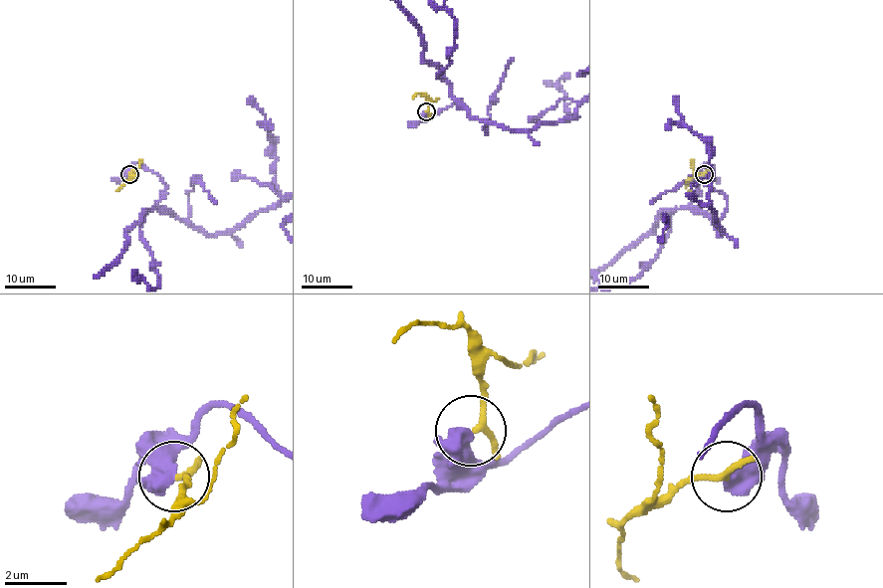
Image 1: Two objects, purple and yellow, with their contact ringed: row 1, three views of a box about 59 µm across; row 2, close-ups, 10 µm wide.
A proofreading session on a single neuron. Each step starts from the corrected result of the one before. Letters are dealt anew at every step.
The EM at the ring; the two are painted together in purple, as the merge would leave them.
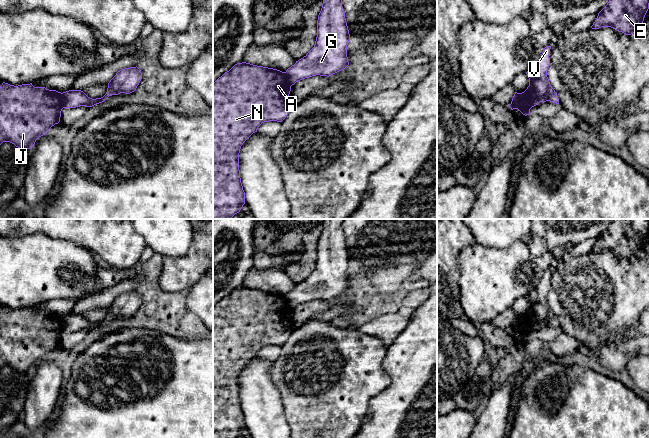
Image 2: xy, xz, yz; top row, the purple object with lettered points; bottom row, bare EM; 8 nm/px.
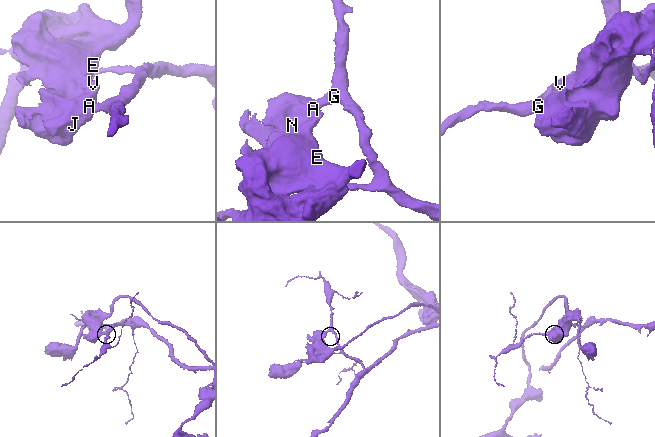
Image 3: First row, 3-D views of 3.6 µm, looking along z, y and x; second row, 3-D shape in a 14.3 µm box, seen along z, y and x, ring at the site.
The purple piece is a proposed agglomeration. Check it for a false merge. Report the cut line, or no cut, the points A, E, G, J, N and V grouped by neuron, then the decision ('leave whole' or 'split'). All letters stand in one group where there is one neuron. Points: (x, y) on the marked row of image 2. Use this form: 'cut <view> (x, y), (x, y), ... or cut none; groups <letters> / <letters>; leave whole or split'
cut yz (519, 93), (518, 100), (511, 109); groups A E J N V / G; split

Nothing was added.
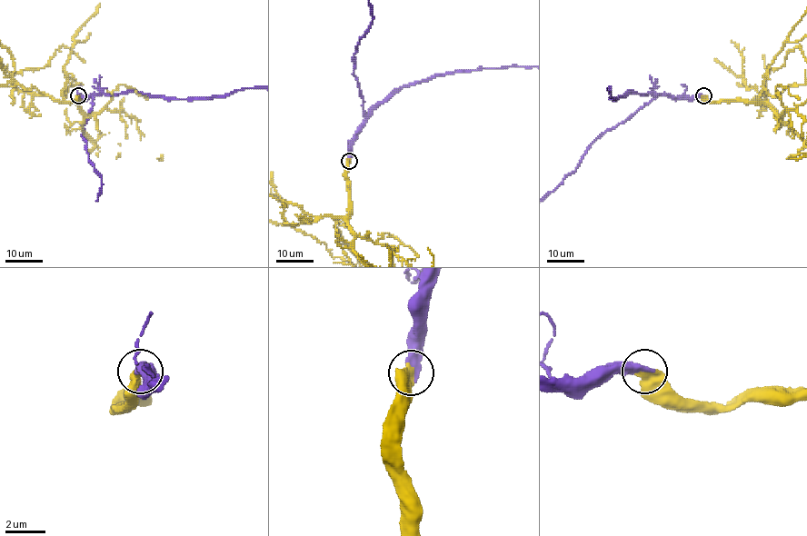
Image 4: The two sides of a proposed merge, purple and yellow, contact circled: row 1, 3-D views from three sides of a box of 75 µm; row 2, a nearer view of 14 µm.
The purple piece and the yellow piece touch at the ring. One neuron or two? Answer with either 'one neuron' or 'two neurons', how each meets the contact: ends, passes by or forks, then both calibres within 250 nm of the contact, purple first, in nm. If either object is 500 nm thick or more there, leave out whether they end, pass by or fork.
one neuron; 480 nm thick on the purple side, 600 nm on the other

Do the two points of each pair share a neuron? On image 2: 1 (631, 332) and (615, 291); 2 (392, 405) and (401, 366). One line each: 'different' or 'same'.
1: different
2: same

